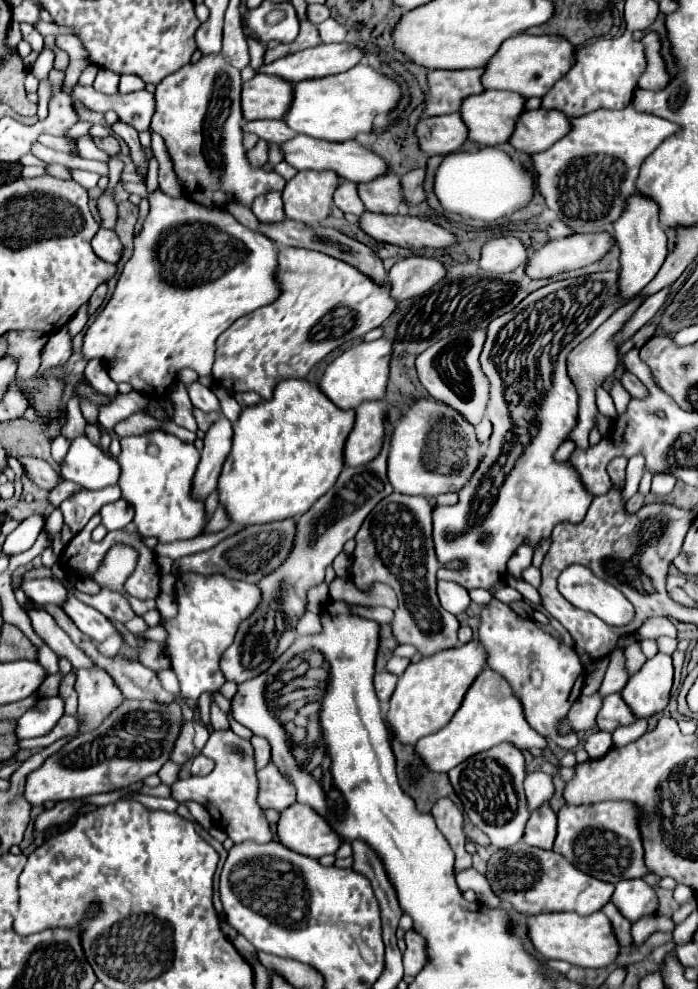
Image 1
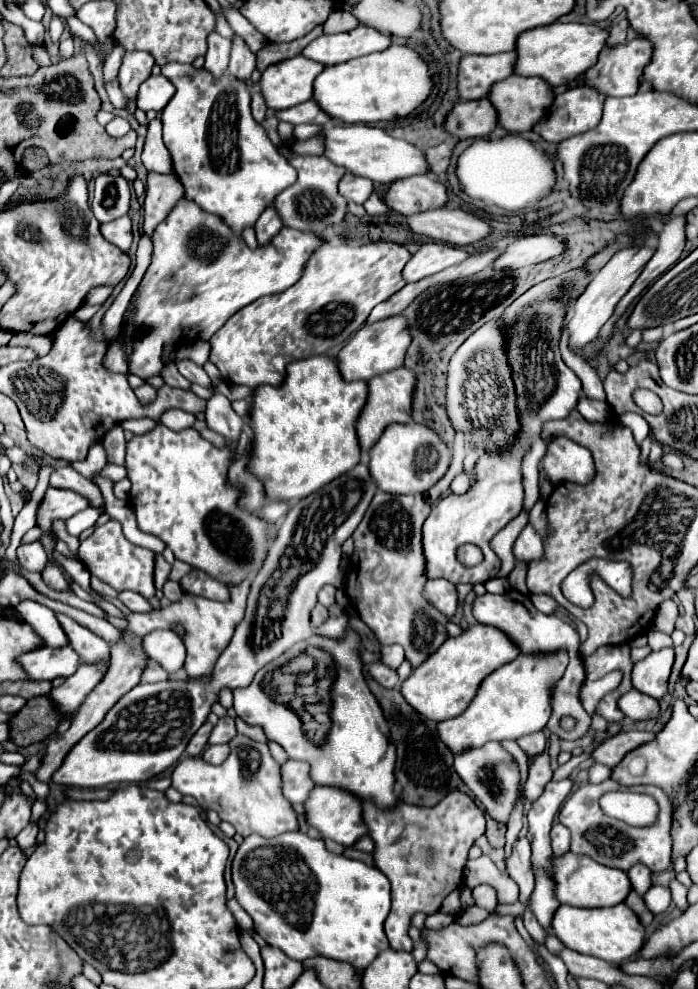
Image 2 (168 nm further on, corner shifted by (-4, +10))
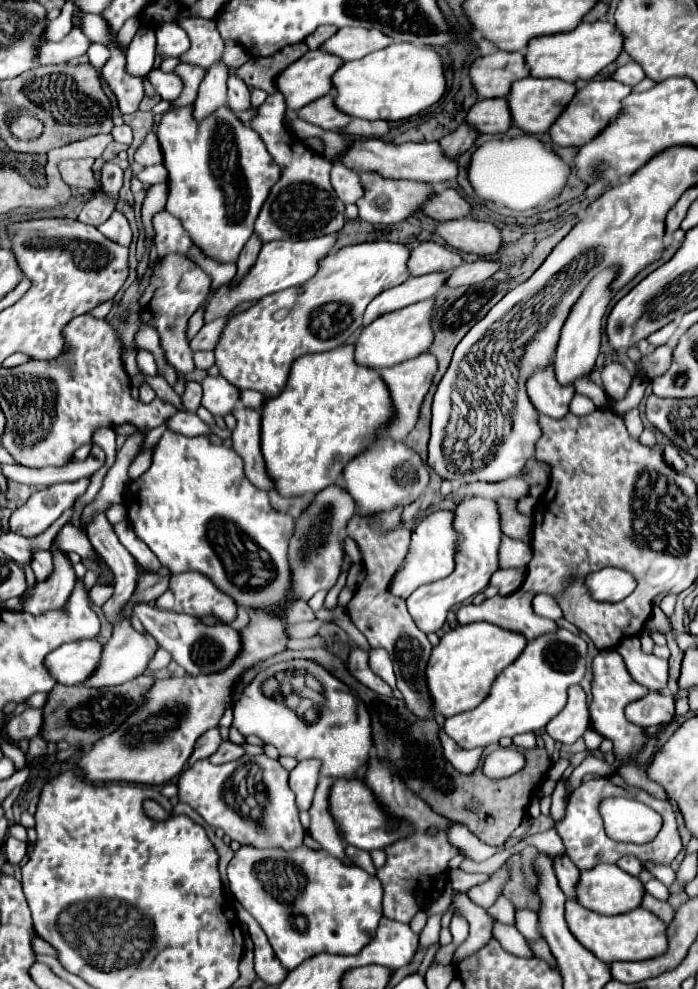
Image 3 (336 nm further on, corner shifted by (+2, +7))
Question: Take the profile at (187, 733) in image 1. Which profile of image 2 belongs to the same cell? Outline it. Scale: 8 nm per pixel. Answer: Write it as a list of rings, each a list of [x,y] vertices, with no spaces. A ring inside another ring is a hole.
[[[205,722],[205,726],[201,726],[201,730],[197,730],[197,734],[189,740],[189,746],[187,746],[187,754],[189,756],[199,756],[205,746],[207,746],[207,740],[209,740],[209,734],[213,730],[213,724],[211,722]]]

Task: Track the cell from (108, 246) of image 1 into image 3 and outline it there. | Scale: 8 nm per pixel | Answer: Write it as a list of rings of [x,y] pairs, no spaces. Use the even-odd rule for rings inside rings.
[[[113,211],[113,215],[111,215],[103,225],[99,225],[97,229],[99,229],[105,237],[109,237],[111,241],[115,241],[115,243],[119,243],[119,245],[125,245],[125,247],[131,243],[131,237],[133,237],[127,217],[125,217],[123,213],[119,213],[119,211]]]

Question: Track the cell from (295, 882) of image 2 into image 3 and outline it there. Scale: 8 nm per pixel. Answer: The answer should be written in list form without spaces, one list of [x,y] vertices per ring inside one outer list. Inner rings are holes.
[[[241,847],[227,869],[231,893],[237,901],[259,921],[265,931],[269,943],[273,945],[275,955],[285,965],[287,971],[295,969],[305,959],[317,953],[339,953],[339,955],[355,955],[367,945],[377,929],[381,913],[381,897],[383,887],[381,881],[361,867],[347,867],[327,851],[313,851],[309,847],[297,847],[295,851],[283,849],[255,849]]]

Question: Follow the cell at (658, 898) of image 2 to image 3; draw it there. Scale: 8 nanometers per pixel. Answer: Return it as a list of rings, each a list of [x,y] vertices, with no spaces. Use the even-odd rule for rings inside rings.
[[[651,879],[649,883],[645,883],[645,891],[649,895],[661,899],[661,901],[667,901],[667,897],[669,897],[669,889],[661,881],[657,881],[657,879]]]

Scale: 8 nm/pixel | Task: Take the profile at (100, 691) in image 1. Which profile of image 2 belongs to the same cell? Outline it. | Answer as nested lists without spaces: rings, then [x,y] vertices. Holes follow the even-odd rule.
[[[57,614],[65,634],[69,636],[69,642],[77,654],[81,654],[81,664],[85,662],[101,662],[101,658],[109,658],[109,646],[103,638],[93,634],[91,630],[83,628],[81,624],[73,622],[65,614]]]

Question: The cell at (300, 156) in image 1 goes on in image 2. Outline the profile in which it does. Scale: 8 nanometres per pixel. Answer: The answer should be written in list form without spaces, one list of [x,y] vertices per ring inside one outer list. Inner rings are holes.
[[[351,124],[351,126],[333,126],[321,130],[325,156],[337,164],[347,168],[351,174],[369,178],[373,184],[387,184],[393,180],[401,180],[413,174],[427,174],[425,156],[413,144],[405,140],[397,140],[389,136],[385,130],[367,124]]]

